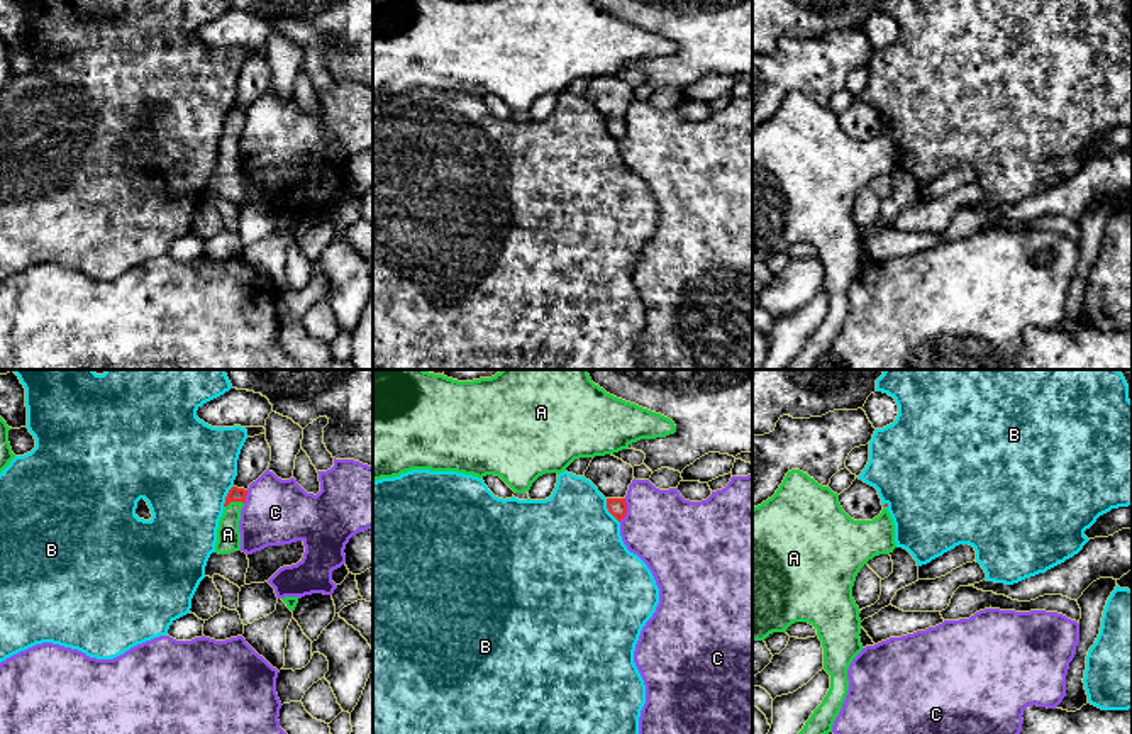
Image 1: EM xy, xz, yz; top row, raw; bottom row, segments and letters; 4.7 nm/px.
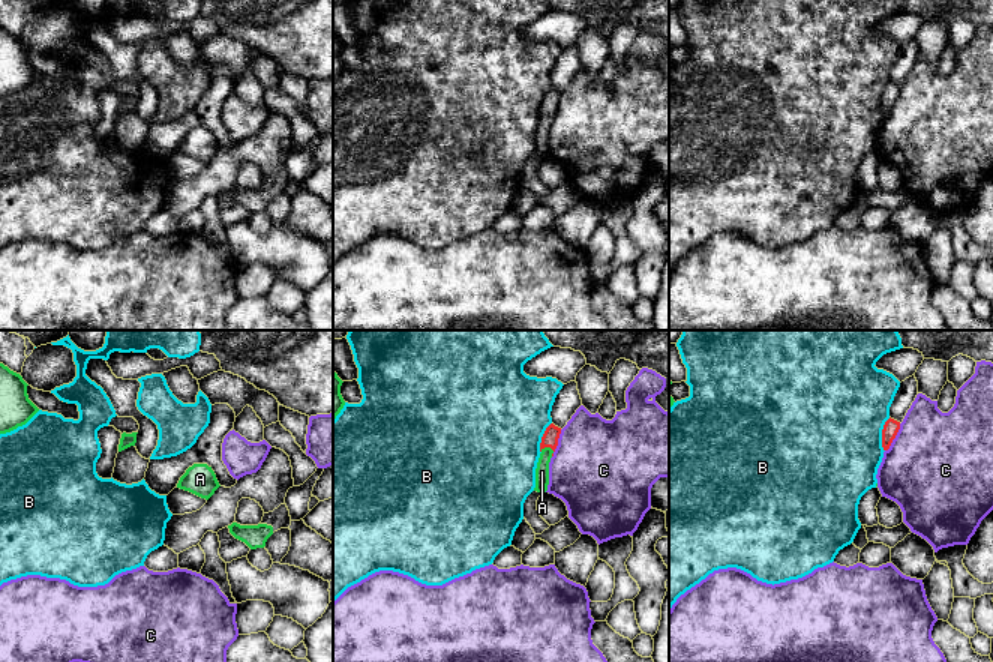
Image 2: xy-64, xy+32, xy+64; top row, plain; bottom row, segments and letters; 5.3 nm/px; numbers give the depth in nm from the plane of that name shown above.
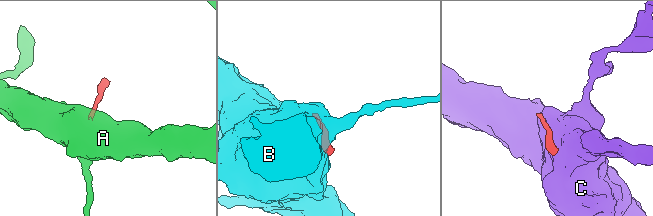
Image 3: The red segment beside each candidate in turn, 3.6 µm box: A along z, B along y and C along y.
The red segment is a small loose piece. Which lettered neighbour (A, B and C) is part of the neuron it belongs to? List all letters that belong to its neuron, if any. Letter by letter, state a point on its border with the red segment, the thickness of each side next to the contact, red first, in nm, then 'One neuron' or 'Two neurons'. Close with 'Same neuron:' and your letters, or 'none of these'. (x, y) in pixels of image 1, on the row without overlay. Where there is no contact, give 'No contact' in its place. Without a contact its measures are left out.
A: Touches red at xy (234, 121). Thickness 70 nm (red) against 110 nm. One neuron
B: Touches red at xz (609, 131). Thickness 90 nm (red) against 500 nm. Two neurons
C: Touches red at xz (626, 131). Thickness 90 nm (red) against 360 nm. Two neurons
Same neuron: A

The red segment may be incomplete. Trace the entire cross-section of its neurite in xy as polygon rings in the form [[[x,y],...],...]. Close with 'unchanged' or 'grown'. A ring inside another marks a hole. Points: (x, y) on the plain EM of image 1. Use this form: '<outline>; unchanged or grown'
[[[232,107],[225,117],[224,134],[219,141],[215,173],[229,175],[241,170],[239,141],[247,110]]]; grown

